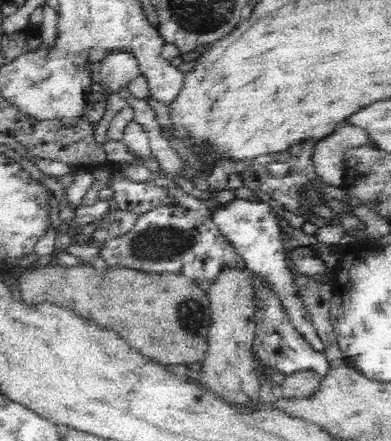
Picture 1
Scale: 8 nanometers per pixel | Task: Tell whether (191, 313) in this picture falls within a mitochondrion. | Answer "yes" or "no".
yes

